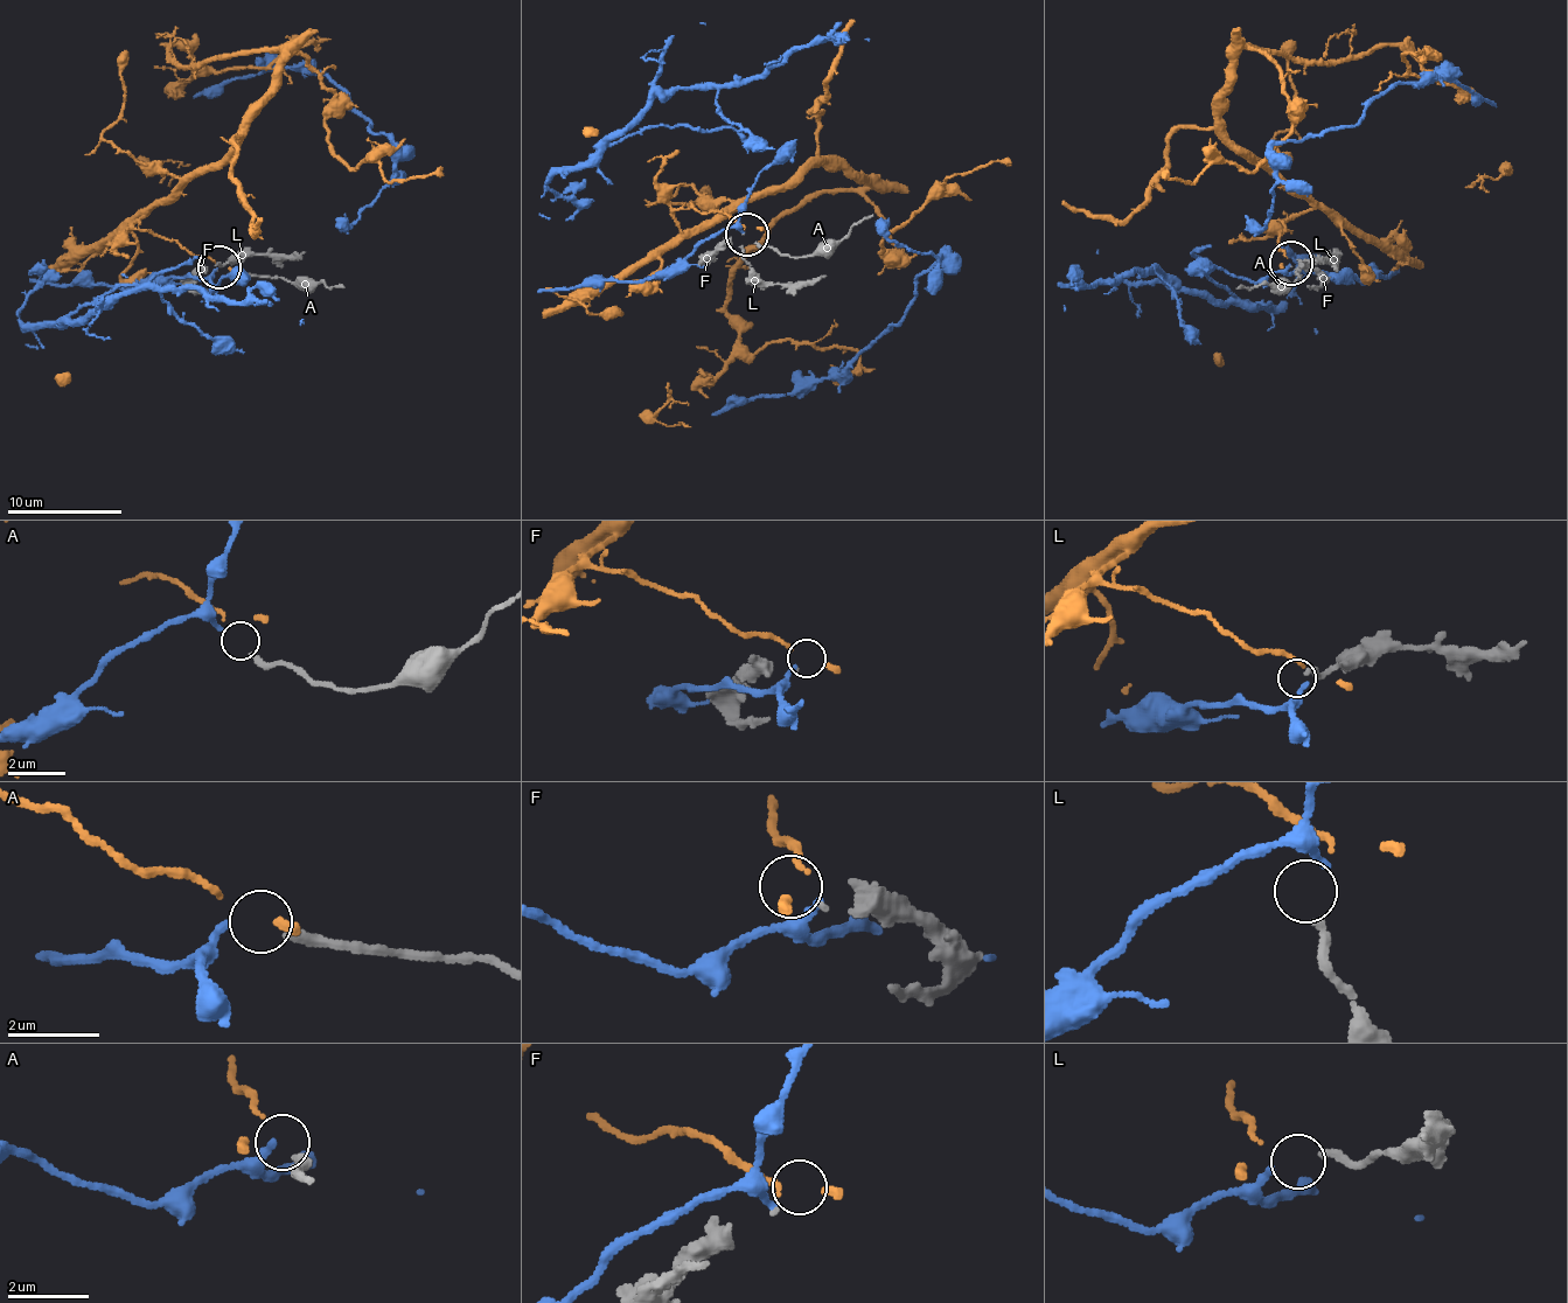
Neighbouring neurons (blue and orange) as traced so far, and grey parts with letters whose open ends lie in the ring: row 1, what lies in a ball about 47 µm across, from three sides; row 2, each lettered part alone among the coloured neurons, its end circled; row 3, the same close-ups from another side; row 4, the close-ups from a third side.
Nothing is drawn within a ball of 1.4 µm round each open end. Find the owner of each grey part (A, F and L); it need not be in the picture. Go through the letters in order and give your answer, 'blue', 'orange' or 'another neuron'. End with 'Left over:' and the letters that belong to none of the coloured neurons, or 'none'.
A: blue
F: another neuron
L: another neuron
Left over: F, L

